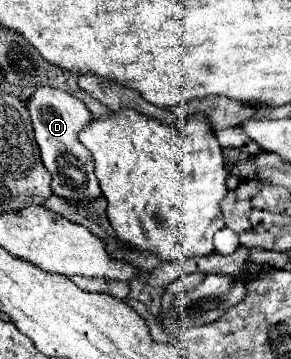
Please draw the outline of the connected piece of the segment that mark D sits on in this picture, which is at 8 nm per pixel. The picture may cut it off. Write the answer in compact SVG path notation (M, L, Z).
M42 86L30 96L28 110L34 126L34 138L40 146L42 162L52 174L52 192L56 196L74 202L98 198L102 192L100 192L98 178L94 176L94 160L90 156L90 150L86 150L86 146L78 140L78 132L92 118L86 104L60 88Z

